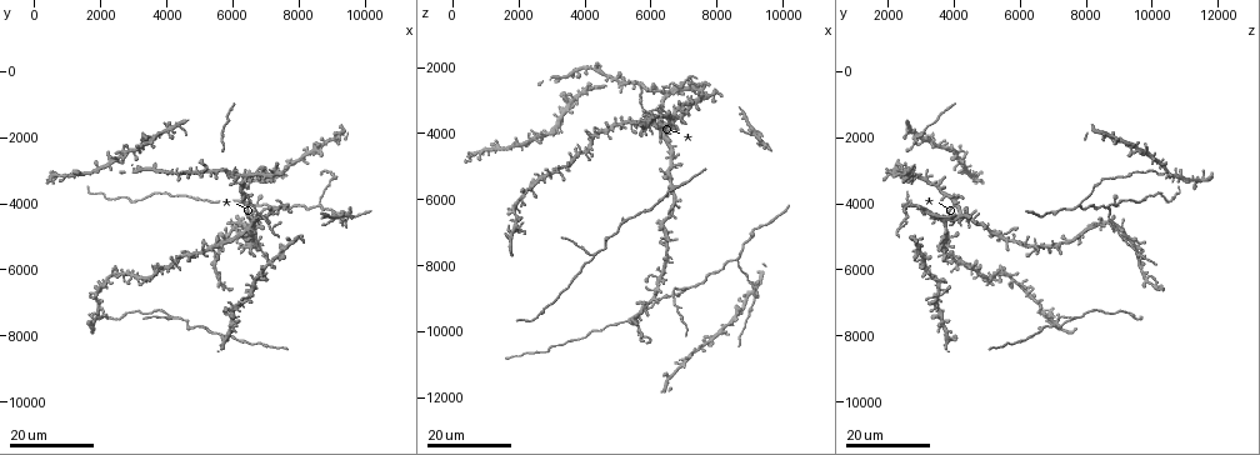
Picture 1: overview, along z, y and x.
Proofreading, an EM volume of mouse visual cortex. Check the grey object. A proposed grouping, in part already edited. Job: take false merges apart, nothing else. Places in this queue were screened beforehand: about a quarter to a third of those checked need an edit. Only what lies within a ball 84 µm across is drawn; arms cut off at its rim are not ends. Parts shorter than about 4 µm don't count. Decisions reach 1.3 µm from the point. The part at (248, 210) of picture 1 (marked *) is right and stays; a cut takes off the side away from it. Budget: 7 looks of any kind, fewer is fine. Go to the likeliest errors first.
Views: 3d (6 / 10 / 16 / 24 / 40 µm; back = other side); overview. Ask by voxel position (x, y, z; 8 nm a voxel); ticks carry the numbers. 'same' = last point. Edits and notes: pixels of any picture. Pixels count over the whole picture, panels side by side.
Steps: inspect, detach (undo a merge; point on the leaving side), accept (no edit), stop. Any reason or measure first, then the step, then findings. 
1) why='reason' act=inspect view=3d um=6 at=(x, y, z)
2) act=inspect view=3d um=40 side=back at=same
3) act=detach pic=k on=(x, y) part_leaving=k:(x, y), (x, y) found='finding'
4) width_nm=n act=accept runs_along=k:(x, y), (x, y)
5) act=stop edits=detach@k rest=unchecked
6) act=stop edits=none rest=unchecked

why='branch point' act=inspect view=3d um=16 at=(4300, 7500, 7700)

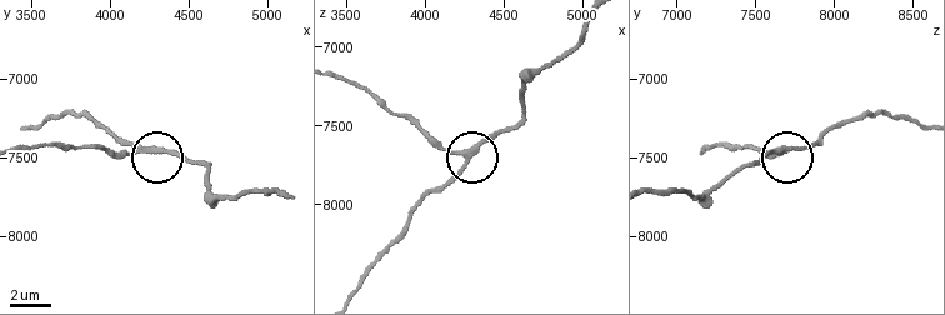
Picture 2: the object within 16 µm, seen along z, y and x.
act=inspect view=3d um=10 at=(4260, 7460, 7740)

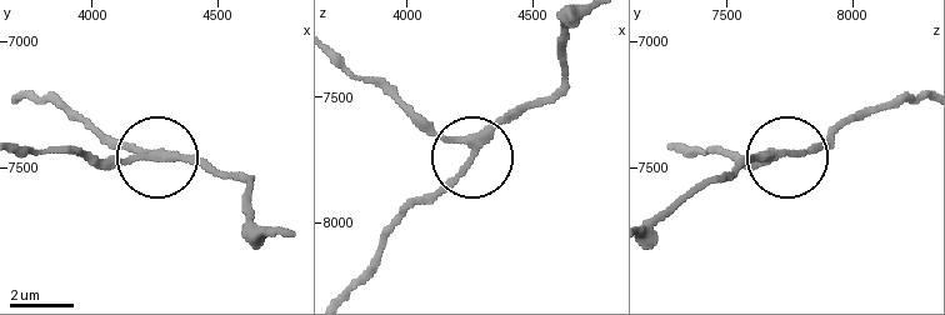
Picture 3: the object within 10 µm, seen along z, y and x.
width_nm=220 act=accept found='continuous, no second neuron'

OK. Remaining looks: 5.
why='three arms meet' act=inspect view=3d um=16 at=(7100, 4000, 8700)

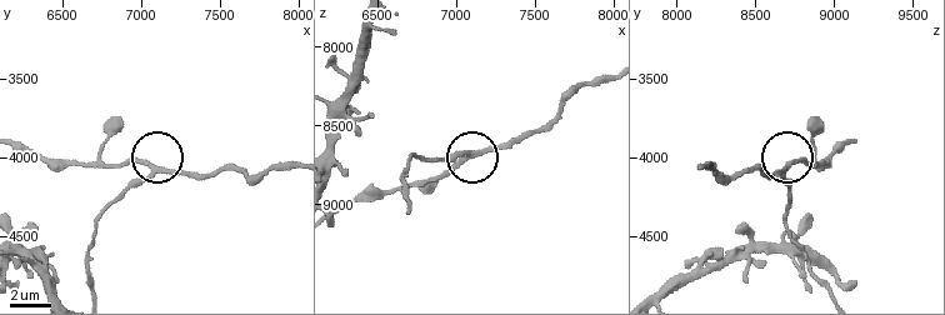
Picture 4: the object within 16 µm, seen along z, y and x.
why='zoom in' act=inspect view=3d um=10 at=(7080, 4080, 8700)

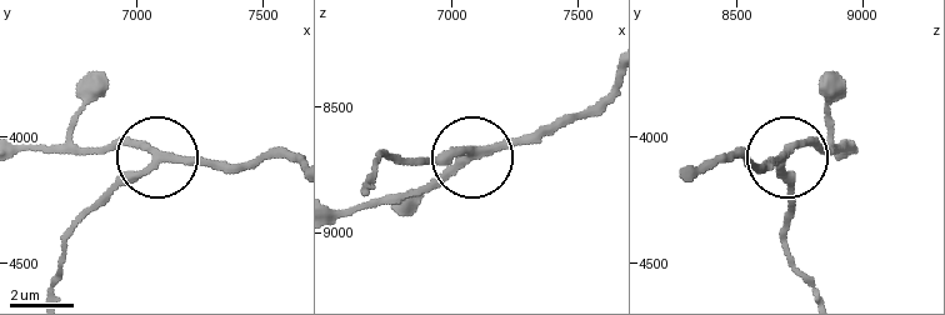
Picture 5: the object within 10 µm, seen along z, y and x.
arms=3 act=accept found='continuous, no second neuron'

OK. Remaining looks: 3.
why='four or more arms meet' act=inspect view=3d um=16 at=(1900, 7400, 6900)

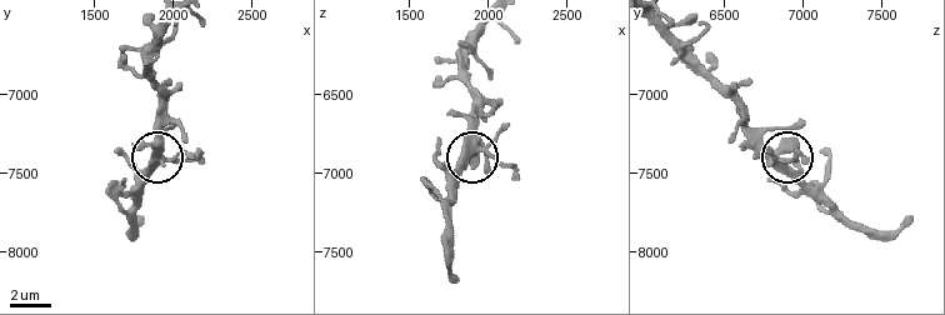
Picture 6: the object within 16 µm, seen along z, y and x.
act=inspect view=3d um=6 at=(1940, 7400, 6840)

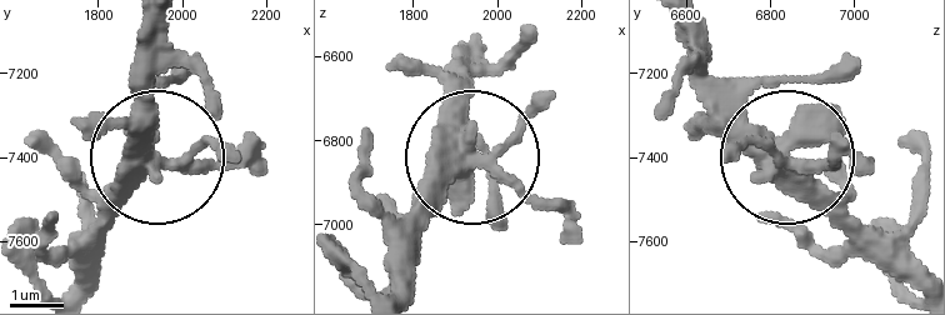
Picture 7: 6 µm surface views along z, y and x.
side_arm_um=9 act=accept runs_along=7:(148, 21), (148, 170), (71, 246) found='one neuron here'

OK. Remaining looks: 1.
act=stop edits=none rest=unchecked

